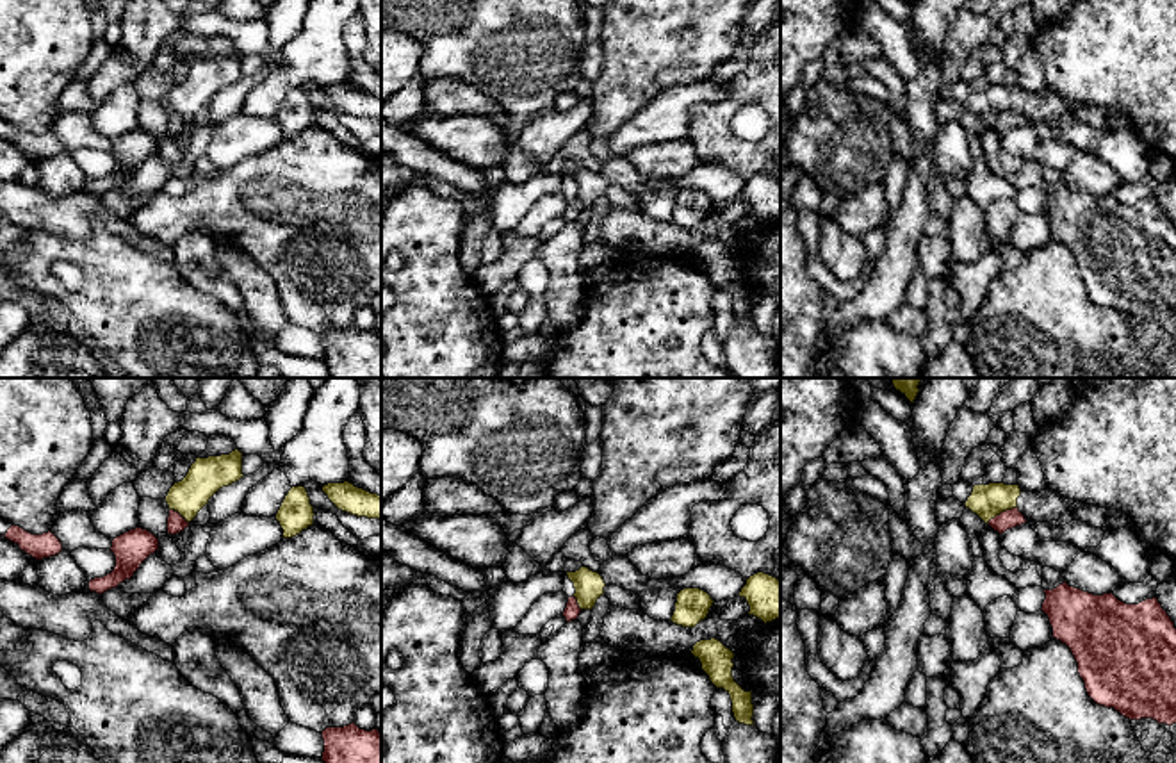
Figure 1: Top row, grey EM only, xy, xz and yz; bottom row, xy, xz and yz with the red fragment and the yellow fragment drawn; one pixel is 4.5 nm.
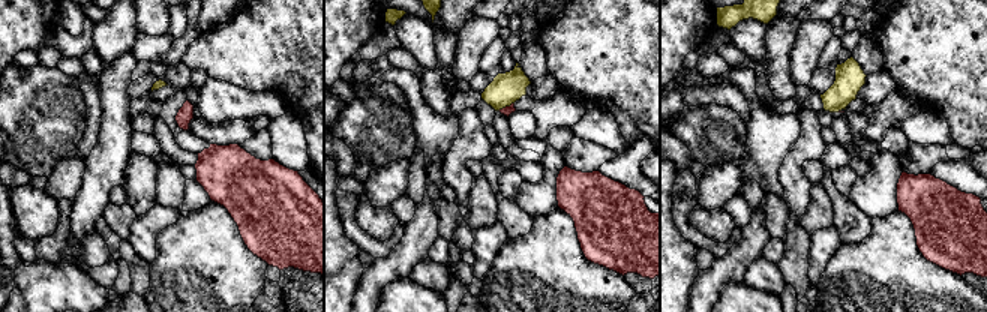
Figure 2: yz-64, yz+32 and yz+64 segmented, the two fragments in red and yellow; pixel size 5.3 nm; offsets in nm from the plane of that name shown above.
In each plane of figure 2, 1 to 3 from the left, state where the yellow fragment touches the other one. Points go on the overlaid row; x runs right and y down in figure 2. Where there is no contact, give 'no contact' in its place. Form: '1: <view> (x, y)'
1: no contact
2: yz+32 (506, 107)
3: no contact

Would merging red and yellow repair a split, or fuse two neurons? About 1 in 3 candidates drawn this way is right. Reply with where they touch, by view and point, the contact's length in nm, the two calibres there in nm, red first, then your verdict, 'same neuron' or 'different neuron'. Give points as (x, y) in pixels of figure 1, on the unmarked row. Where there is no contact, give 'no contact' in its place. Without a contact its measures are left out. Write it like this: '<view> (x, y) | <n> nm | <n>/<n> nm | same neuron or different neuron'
yz (1002, 113) | 160 nm | 90/150 nm | different neuron

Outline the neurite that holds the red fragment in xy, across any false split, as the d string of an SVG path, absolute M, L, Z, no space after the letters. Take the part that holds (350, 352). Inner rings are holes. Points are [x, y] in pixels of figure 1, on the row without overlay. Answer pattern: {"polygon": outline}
{"polygon": "M355 323L326 328L323 362L330 378L381 378L381 333L365 332Z"}

